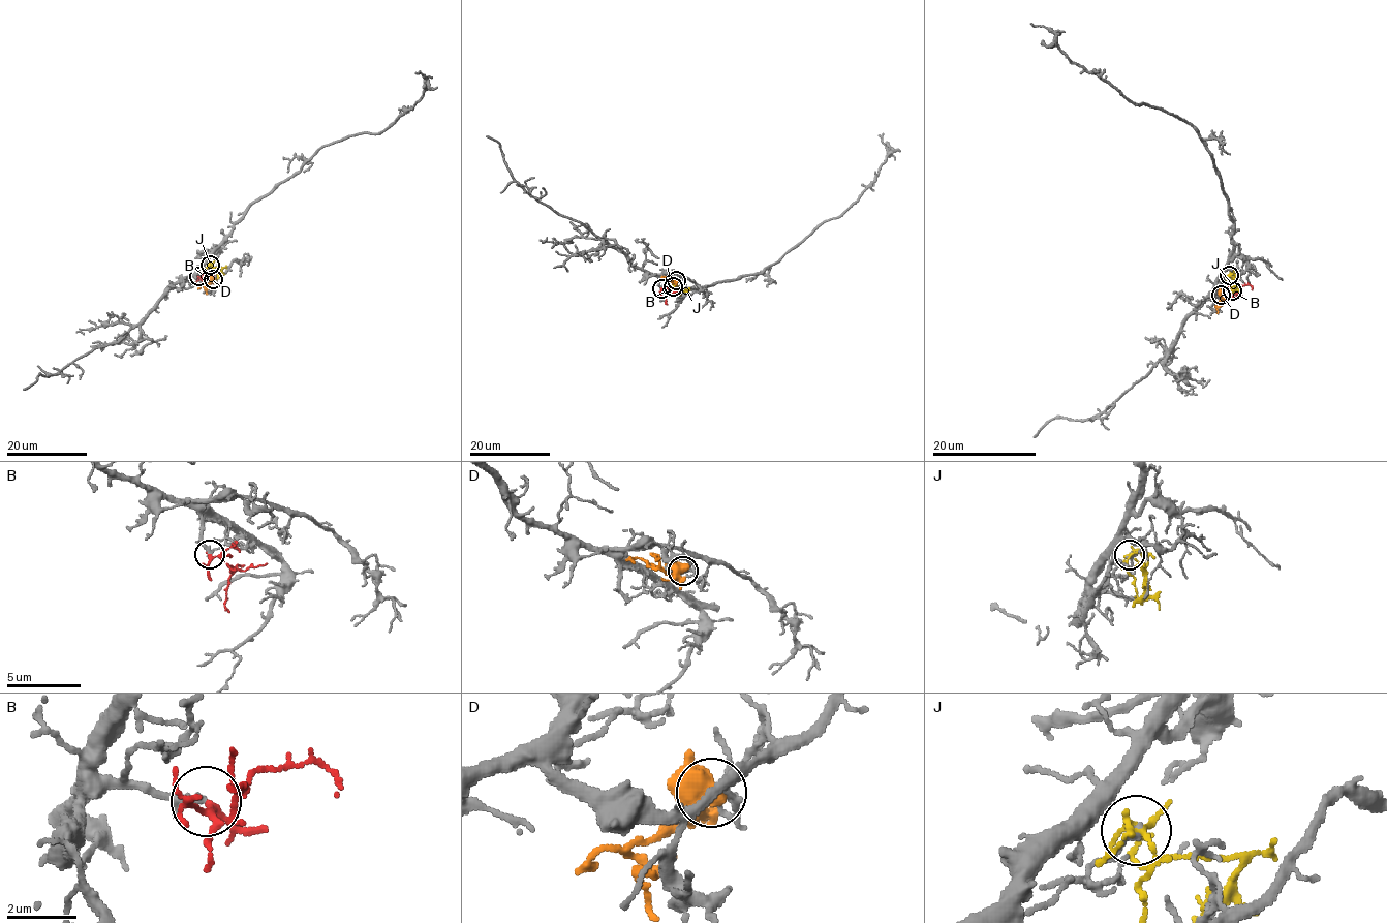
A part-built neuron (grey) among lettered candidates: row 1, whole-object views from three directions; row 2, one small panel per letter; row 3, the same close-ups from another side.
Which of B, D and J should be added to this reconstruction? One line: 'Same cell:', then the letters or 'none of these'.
Same cell: B

